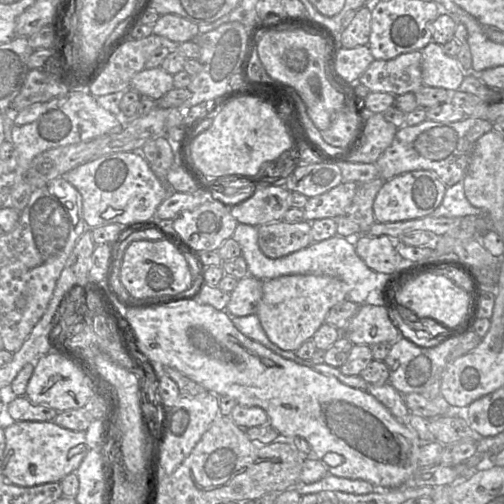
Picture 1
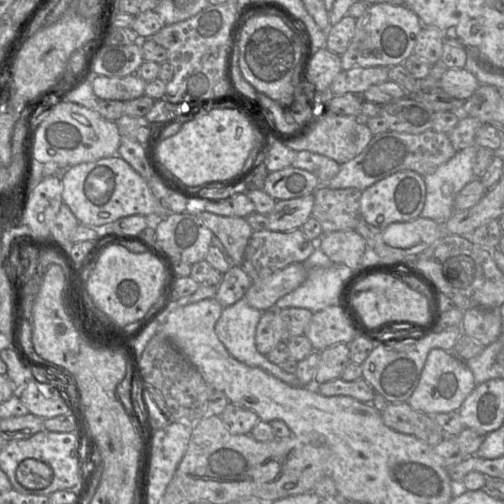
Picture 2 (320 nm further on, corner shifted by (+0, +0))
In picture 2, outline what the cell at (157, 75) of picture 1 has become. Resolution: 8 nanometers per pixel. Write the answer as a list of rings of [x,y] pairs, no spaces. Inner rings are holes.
[[[136,74],[123,77],[97,75],[92,87],[101,100],[128,101],[145,95],[147,82]]]

